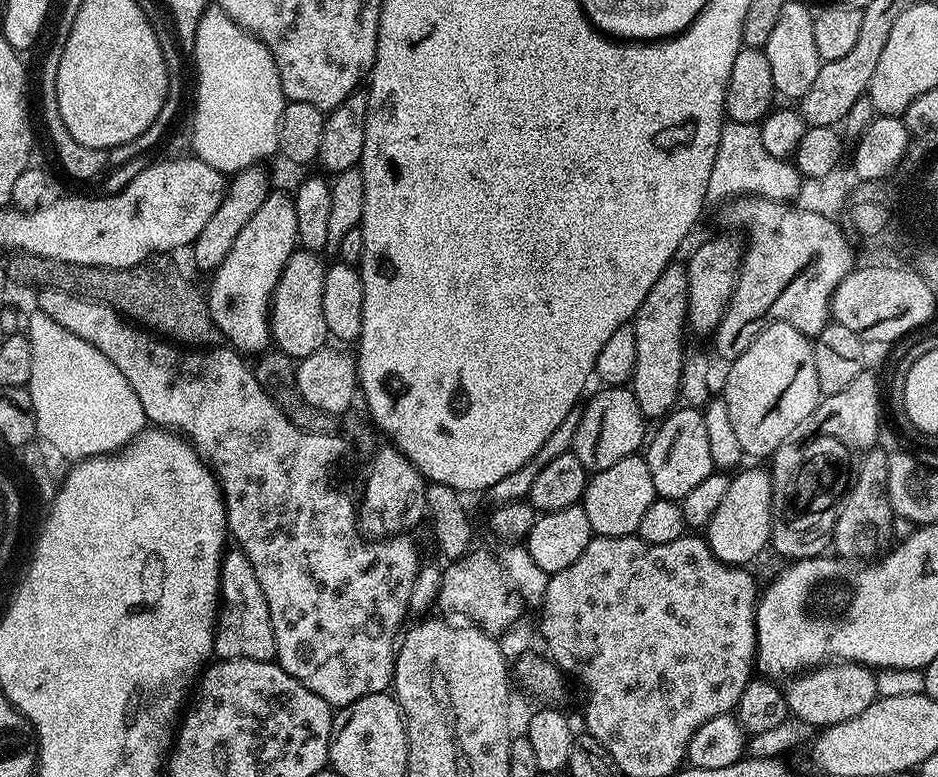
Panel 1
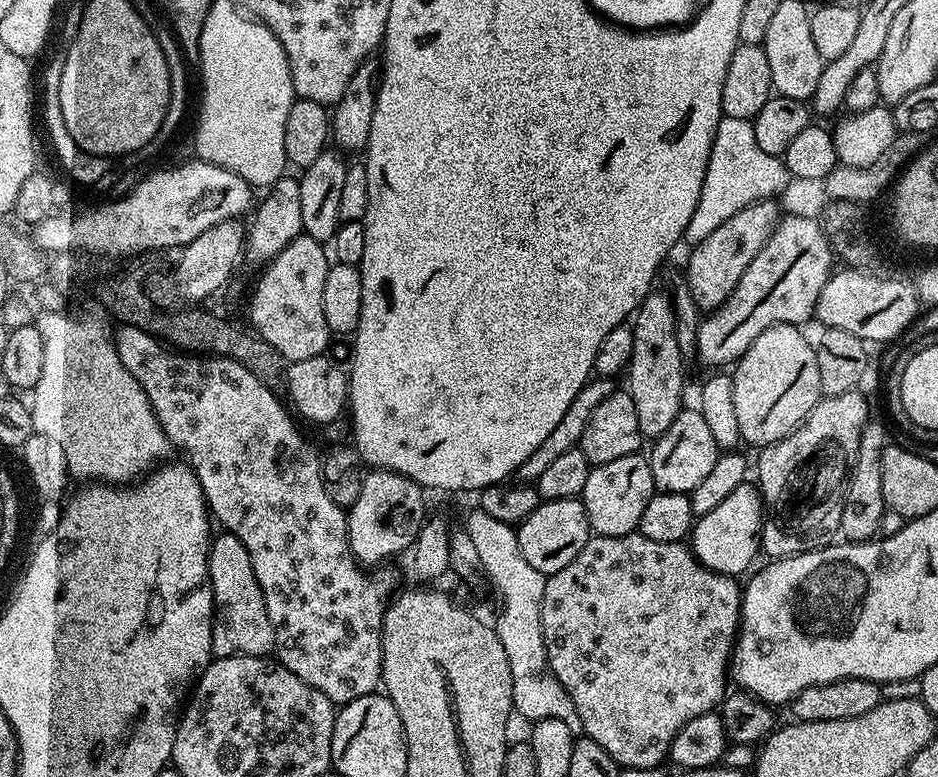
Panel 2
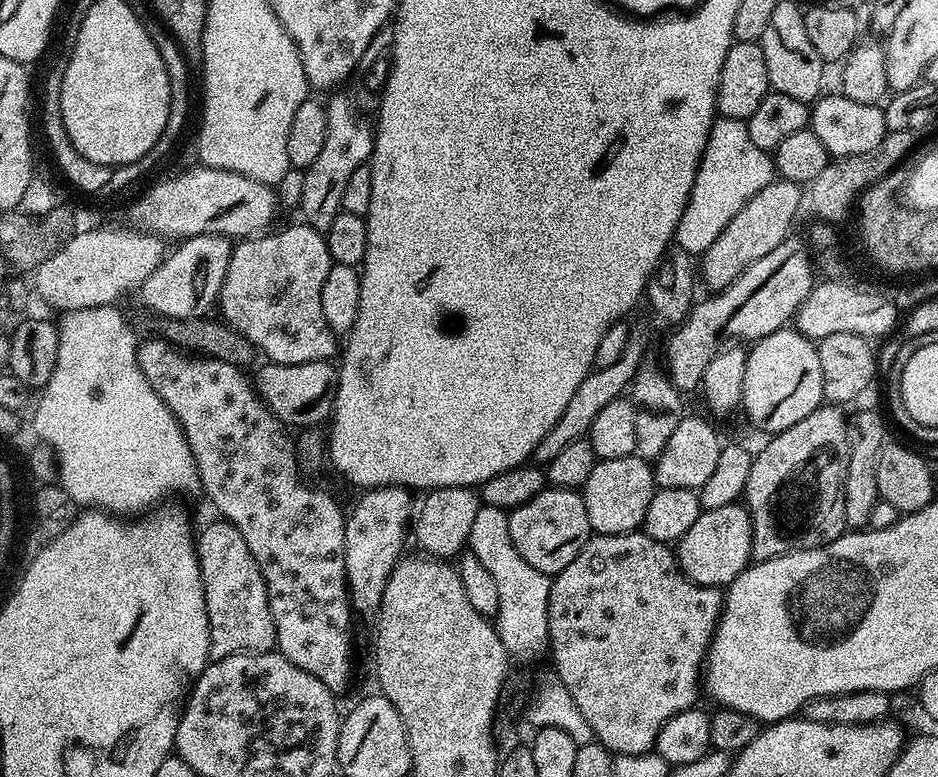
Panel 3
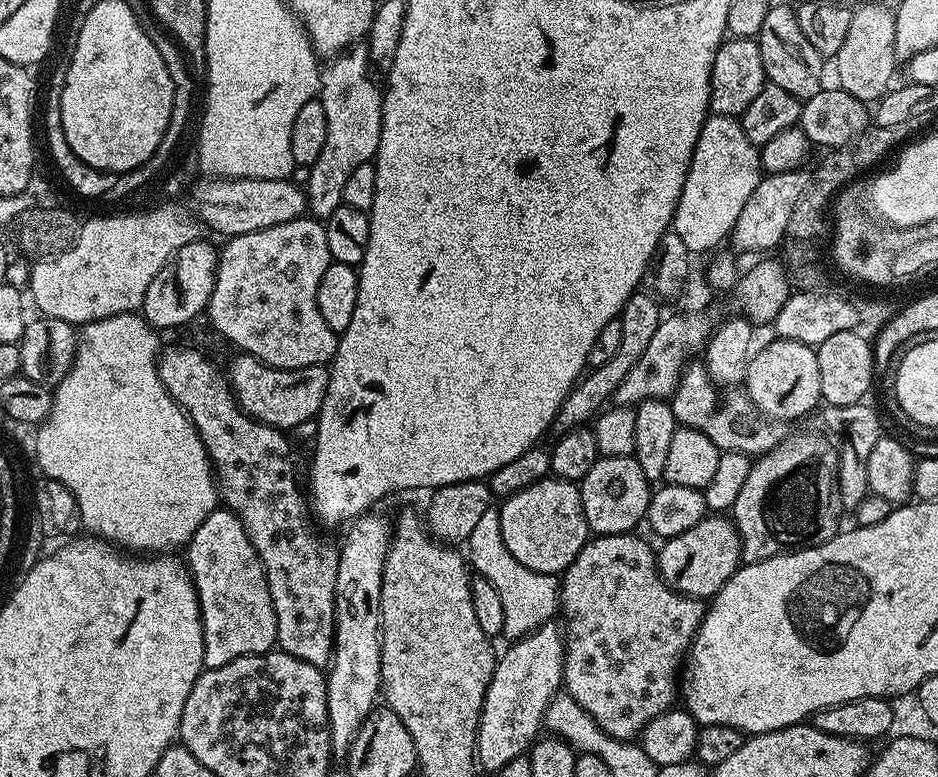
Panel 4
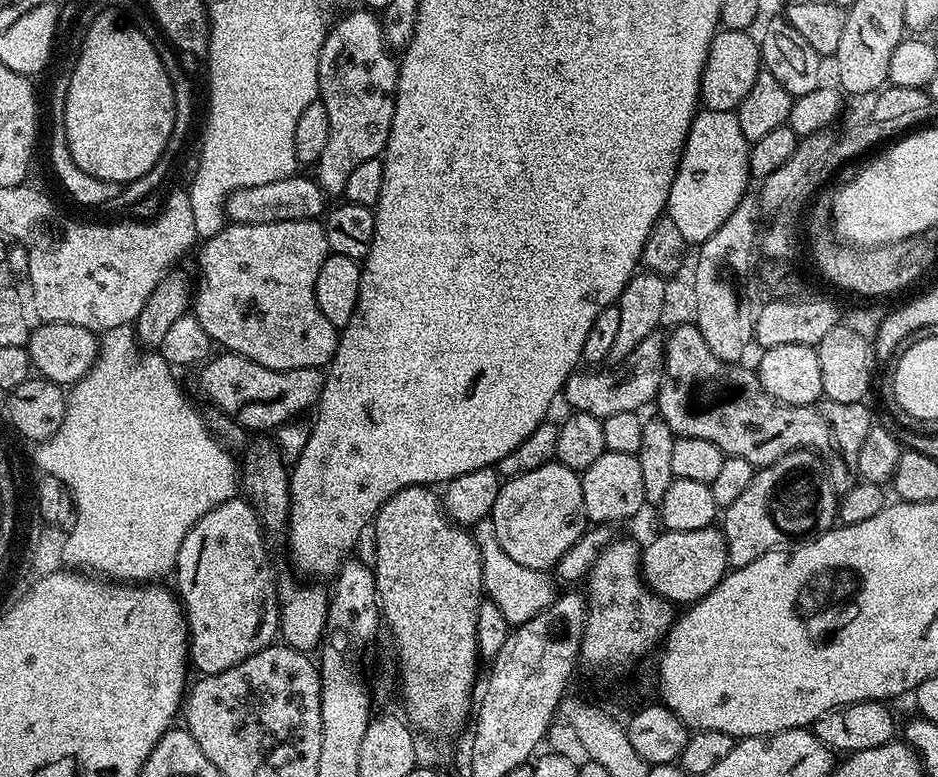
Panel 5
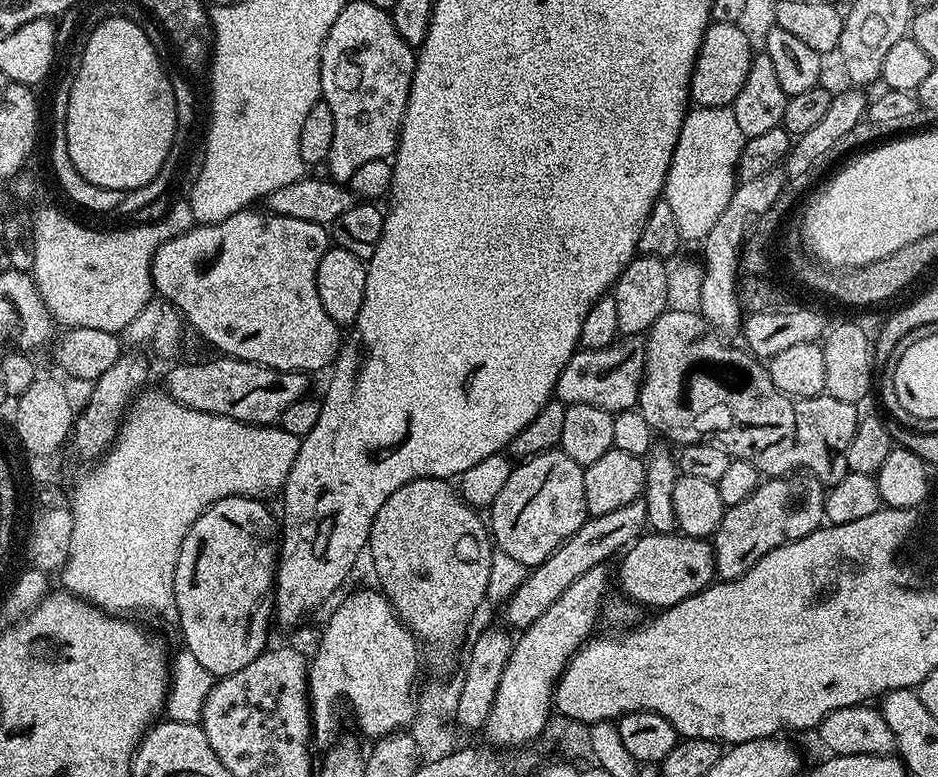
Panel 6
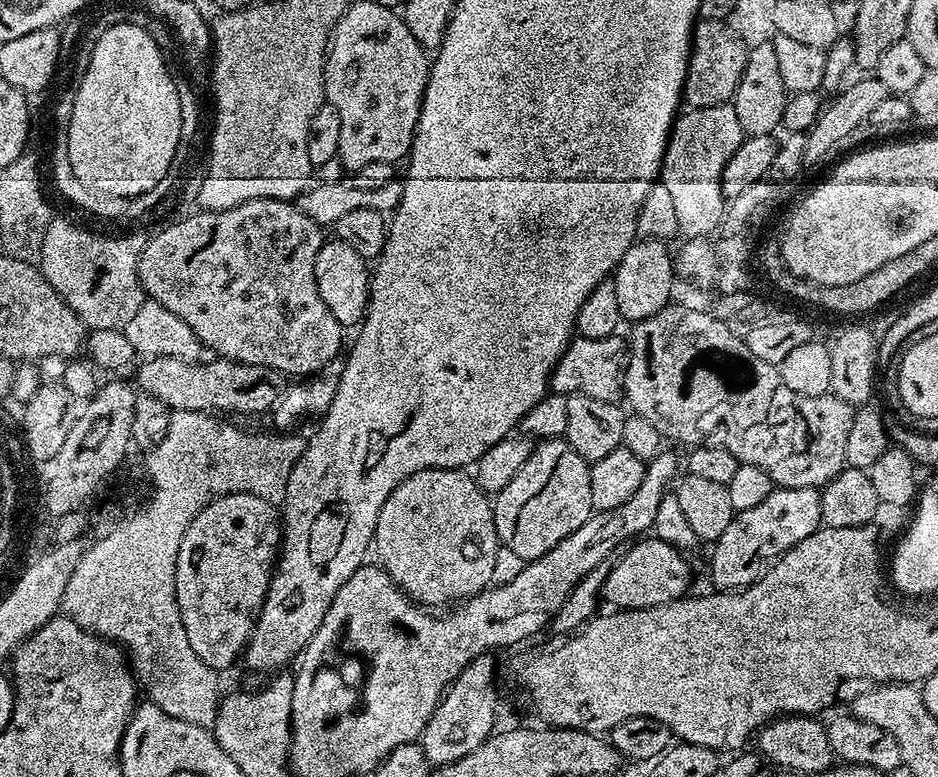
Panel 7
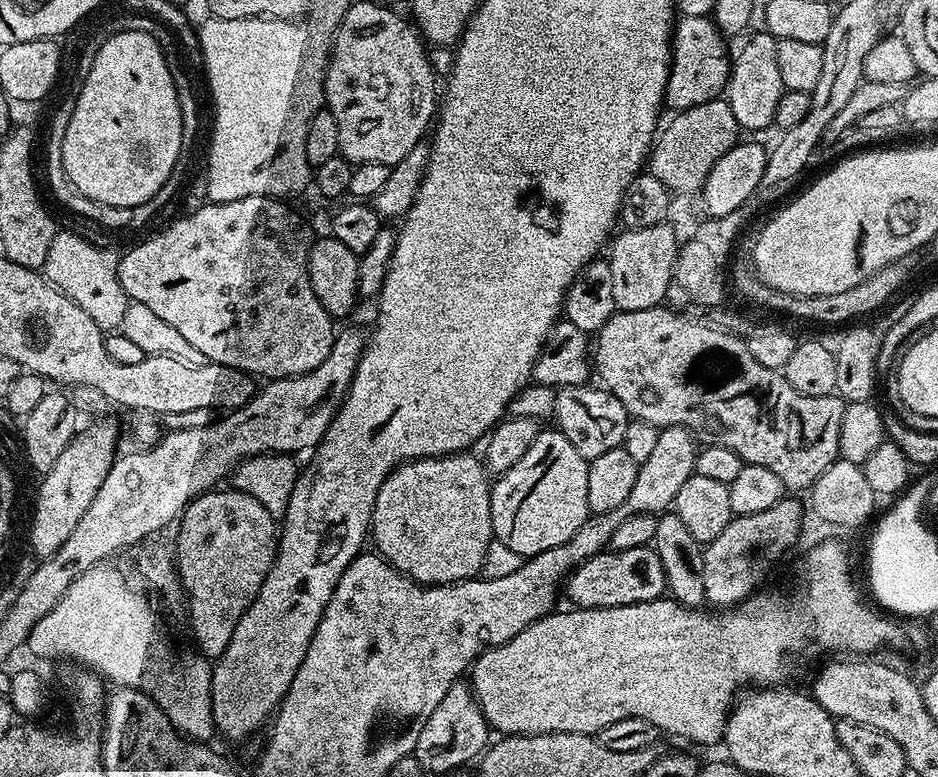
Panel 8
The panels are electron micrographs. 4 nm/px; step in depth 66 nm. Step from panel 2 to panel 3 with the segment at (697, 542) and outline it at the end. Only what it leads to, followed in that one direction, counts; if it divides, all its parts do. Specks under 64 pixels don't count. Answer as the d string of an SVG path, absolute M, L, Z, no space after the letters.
M737 502L716 511L701 511L698 522L694 522L694 526L690 526L690 530L686 530L684 537L675 545L674 555L679 571L693 584L699 584L701 588L718 589L732 584L734 578L738 578L738 574L742 574L752 560L752 519L748 516L747 507Z

